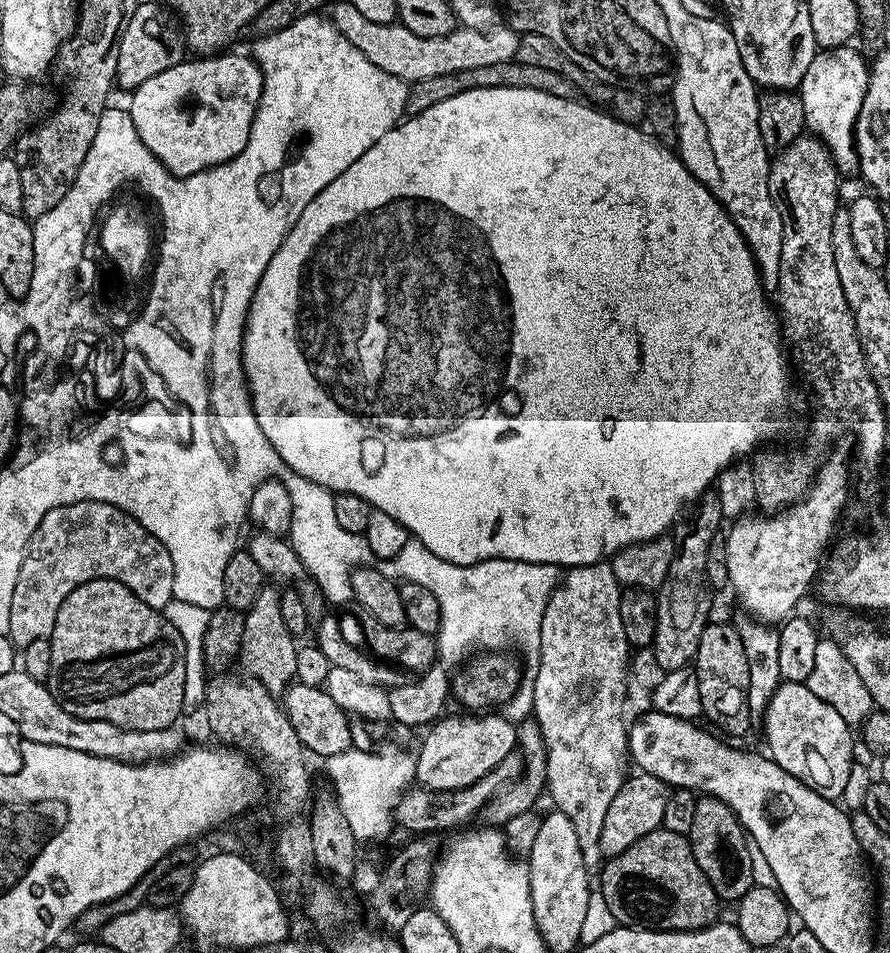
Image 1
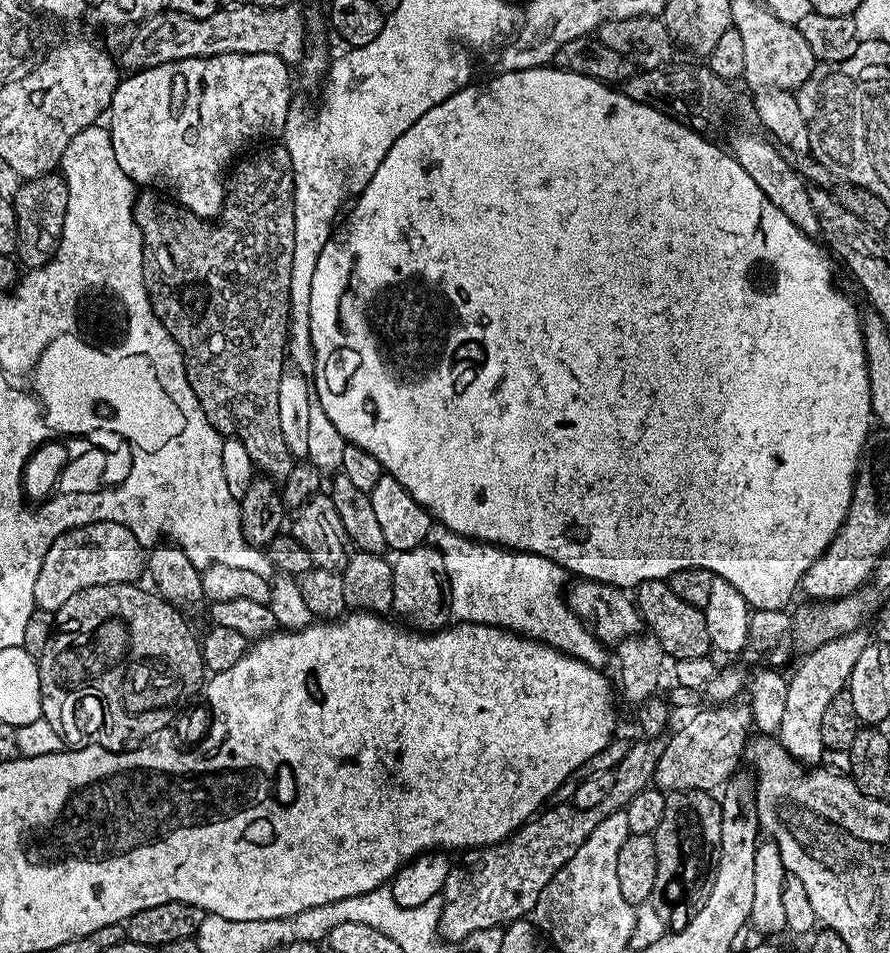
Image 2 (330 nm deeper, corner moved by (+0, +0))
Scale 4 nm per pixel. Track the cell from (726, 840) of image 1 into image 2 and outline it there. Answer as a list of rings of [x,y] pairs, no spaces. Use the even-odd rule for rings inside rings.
[[[674,792],[667,793],[666,814],[662,814],[662,823],[654,834],[656,841],[656,857],[658,858],[658,874],[654,878],[651,907],[656,907],[656,912],[669,925],[669,929],[685,928],[702,910],[706,898],[712,889],[716,877],[716,867],[722,846],[722,810],[720,801],[712,792]]]

